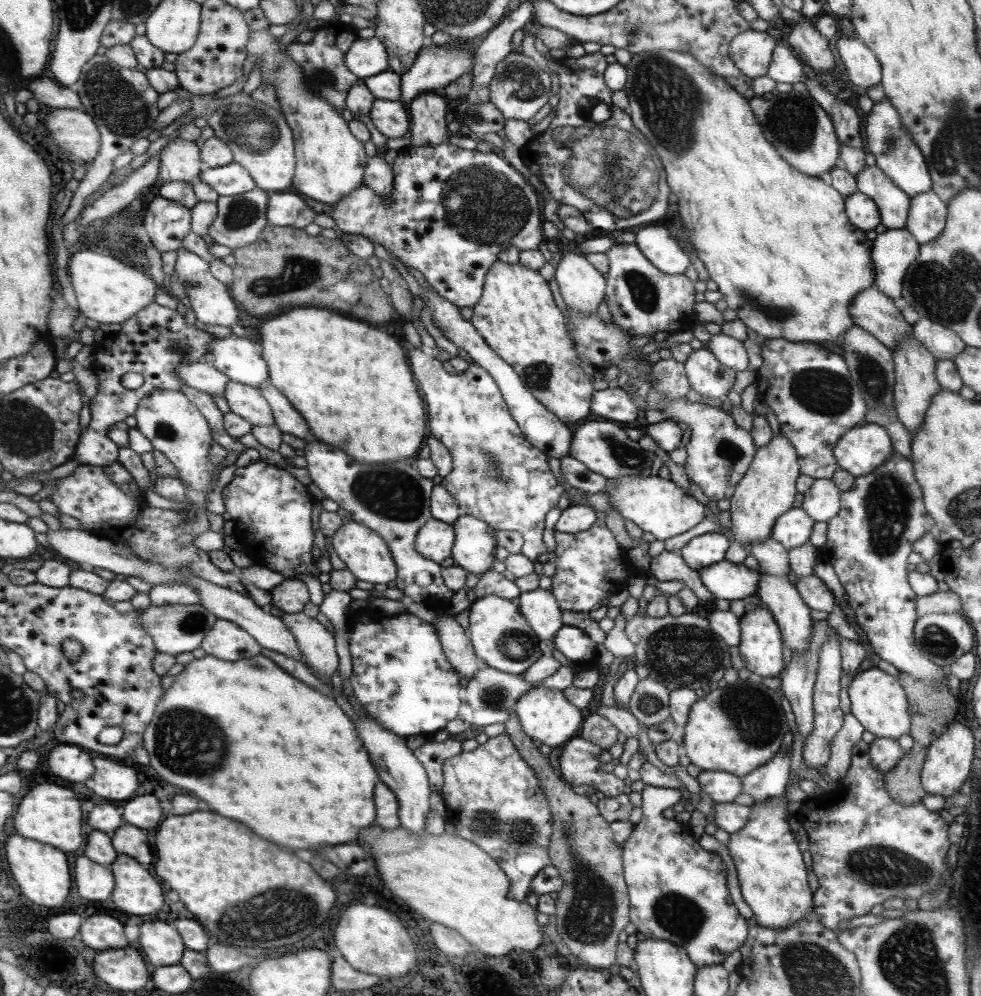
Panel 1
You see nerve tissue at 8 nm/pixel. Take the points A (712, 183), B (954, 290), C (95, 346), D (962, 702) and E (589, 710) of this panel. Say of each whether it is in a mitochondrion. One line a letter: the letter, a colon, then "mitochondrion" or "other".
A: other
B: mitochondrion
C: other
D: other
E: other

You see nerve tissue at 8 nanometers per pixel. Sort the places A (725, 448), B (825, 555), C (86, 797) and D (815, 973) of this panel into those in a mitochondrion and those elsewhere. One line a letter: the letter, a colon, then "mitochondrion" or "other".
A: mitochondrion
B: other
C: other
D: mitochondrion

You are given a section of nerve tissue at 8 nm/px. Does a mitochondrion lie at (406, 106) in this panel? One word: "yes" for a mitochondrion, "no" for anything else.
no

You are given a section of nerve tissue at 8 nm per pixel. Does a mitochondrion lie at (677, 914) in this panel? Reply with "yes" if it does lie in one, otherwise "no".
yes

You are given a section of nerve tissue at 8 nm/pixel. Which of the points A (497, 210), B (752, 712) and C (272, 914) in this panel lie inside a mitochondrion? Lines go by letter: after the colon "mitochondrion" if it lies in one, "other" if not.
A: mitochondrion
B: mitochondrion
C: mitochondrion

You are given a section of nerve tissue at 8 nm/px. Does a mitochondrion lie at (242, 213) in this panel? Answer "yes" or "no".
yes

